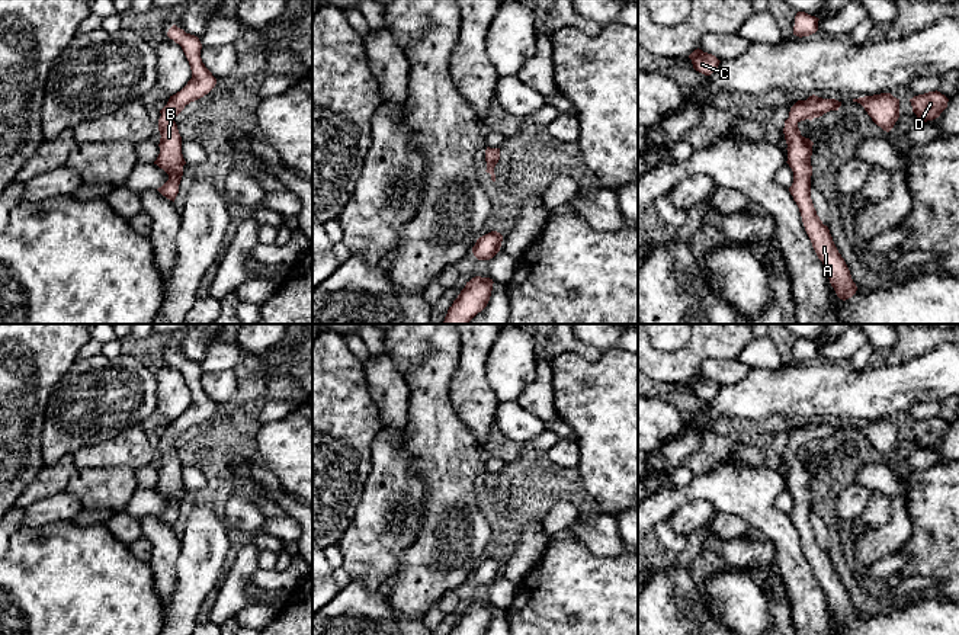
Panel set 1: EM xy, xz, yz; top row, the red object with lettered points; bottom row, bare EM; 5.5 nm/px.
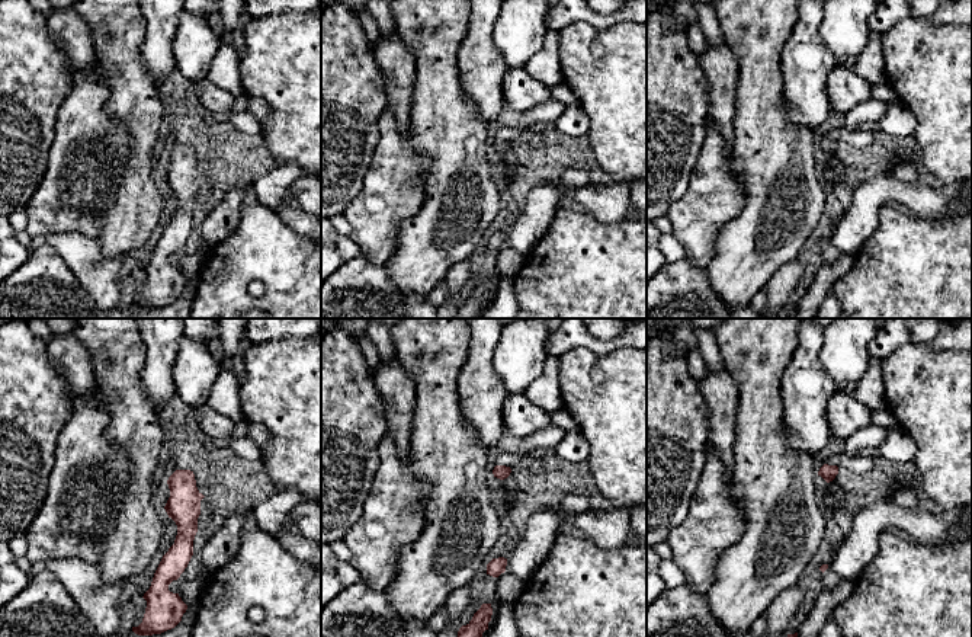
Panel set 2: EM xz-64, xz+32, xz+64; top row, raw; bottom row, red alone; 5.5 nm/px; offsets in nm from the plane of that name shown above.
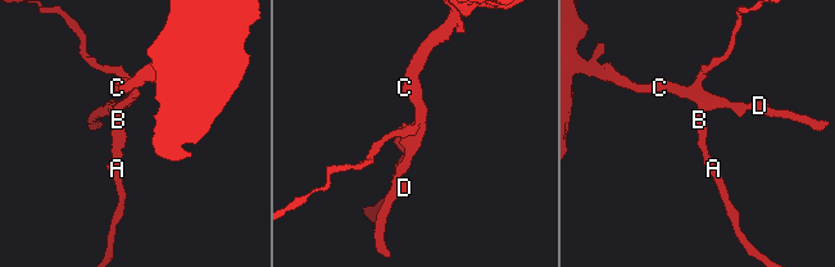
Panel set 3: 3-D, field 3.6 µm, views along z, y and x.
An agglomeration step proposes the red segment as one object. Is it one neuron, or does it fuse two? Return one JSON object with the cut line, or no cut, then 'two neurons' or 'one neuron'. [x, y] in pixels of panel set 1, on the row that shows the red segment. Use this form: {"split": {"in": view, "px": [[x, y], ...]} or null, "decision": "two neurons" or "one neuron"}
{"split": null, "decision": "one neuron"}

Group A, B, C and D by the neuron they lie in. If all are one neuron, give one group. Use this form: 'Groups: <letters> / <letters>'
Groups: A B C D

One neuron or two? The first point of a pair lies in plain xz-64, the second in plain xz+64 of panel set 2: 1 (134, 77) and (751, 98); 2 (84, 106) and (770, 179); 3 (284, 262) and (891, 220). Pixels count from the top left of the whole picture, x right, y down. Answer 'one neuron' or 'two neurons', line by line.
1: one neuron
2: two neurons
3: one neuron

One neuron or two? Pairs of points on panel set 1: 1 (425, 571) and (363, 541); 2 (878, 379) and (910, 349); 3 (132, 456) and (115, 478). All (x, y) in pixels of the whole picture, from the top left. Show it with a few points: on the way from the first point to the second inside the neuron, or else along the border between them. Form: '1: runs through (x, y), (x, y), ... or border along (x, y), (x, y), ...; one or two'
1: border along (419, 531), (393, 570); two
2: border along (926, 352), (903, 362), (887, 363); two
3: border along (90, 467), (131, 467), (135, 471); two

